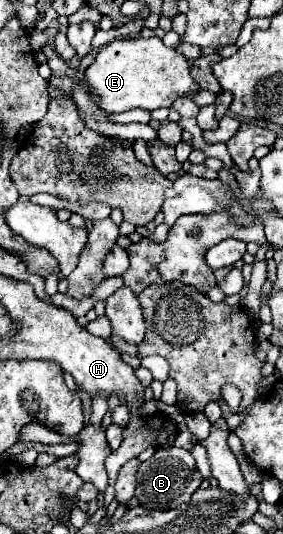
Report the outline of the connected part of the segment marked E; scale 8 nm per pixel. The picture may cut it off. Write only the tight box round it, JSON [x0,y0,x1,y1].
[83,37,199,113]

